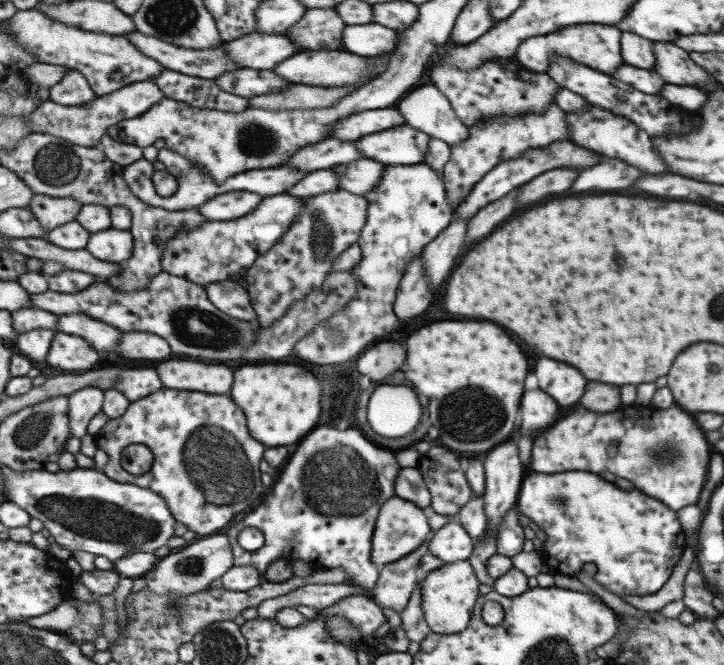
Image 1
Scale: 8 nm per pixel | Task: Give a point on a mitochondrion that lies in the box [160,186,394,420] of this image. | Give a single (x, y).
(205, 329)

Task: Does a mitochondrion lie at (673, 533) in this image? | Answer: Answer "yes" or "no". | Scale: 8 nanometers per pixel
no

